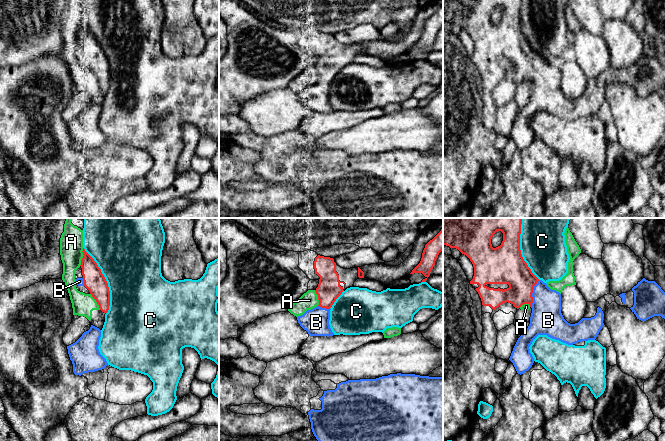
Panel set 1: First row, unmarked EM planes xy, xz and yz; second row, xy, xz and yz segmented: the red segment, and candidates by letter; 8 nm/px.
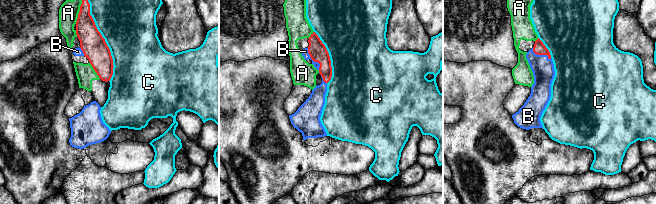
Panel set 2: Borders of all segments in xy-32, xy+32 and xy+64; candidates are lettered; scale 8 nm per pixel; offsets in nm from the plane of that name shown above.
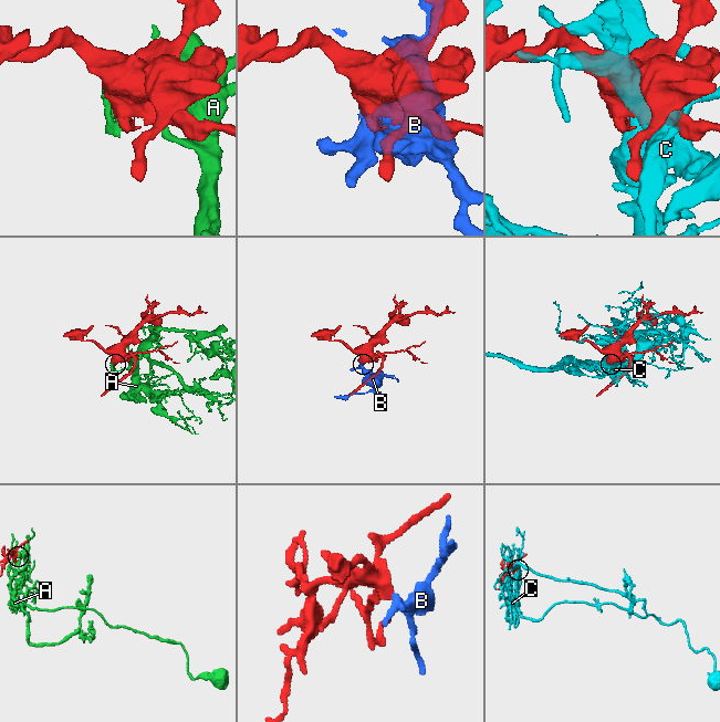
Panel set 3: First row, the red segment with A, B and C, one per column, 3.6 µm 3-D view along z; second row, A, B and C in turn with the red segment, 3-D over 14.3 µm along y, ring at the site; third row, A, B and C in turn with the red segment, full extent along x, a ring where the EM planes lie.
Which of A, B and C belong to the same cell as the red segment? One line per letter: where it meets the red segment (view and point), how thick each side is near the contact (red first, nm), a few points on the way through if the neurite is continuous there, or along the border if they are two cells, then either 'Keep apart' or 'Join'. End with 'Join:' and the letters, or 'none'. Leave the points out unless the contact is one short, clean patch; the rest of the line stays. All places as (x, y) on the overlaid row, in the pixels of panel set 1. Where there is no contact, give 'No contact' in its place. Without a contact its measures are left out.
A: Touches red at xy (83, 257). Thickness 170 nm (red) against 190 nm. Keep apart
B: Touches red at yz (532, 292). Thickness 240 nm (red) against 260 nm. Join
C: Touches red at xy (105, 280). Thickness 170 nm (red) against 480 nm. Keep apart
Join: B

